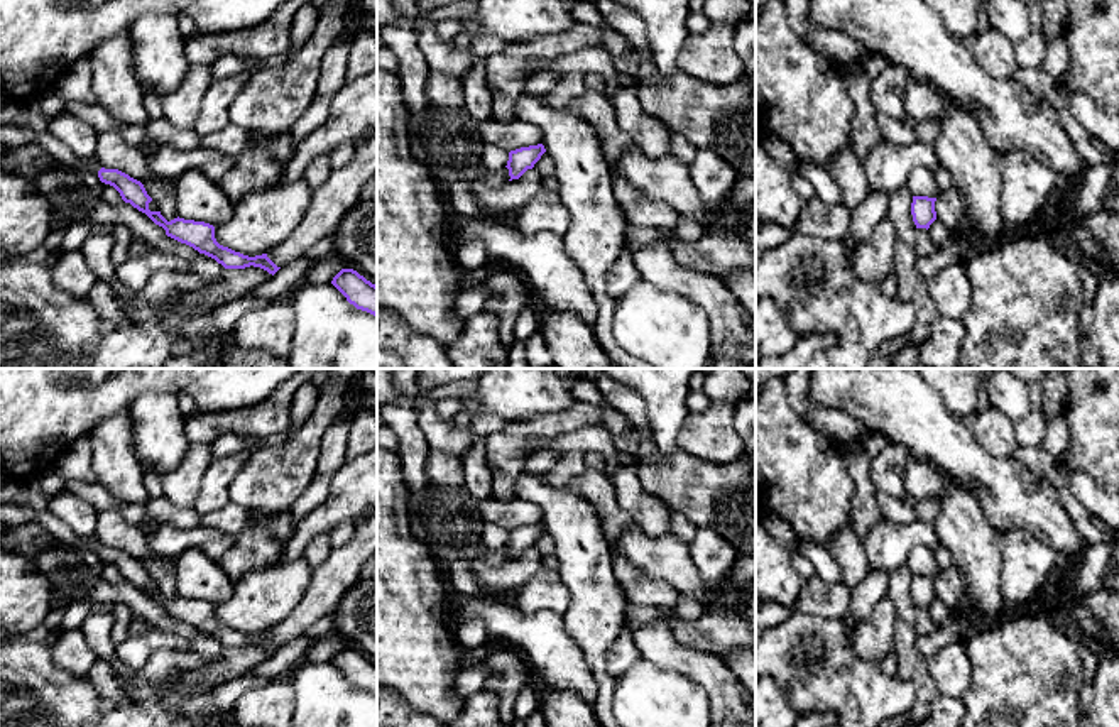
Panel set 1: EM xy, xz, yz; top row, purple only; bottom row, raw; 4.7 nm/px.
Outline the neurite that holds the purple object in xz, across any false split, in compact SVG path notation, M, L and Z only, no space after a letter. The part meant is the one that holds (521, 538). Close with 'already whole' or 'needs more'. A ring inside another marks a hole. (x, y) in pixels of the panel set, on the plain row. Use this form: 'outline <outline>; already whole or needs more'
outline M543 522L510 529L505 544L510 555L509 560L519 558L527 548L532 548L544 531L546 527Z; already whole

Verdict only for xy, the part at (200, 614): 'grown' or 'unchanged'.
unchanged

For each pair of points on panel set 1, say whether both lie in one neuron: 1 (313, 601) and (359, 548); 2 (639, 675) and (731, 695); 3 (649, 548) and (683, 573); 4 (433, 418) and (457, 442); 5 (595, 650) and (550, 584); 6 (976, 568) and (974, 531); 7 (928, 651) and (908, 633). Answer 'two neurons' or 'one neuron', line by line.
1: one neuron
2: two neurons
3: one neuron
4: one neuron
5: two neurons
6: one neuron
7: two neurons

